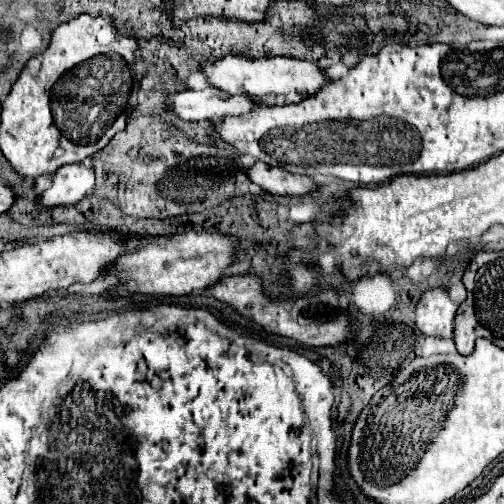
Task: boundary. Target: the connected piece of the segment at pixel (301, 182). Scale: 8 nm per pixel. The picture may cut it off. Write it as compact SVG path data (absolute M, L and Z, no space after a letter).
M257 162L249 168L249 180L265 188L269 194L279 196L303 196L317 188L309 176L295 176L285 168L271 168L263 162Z

